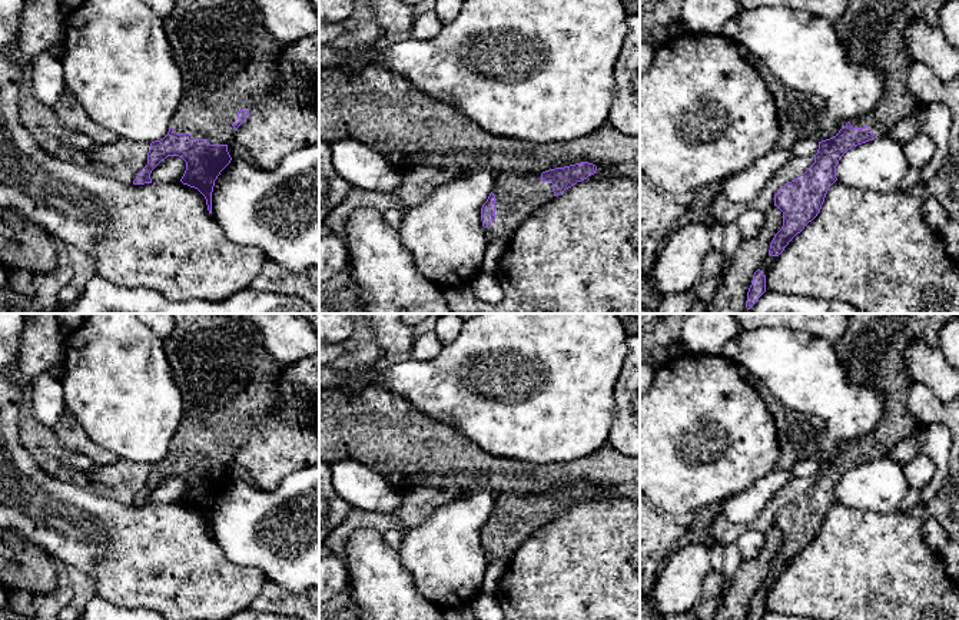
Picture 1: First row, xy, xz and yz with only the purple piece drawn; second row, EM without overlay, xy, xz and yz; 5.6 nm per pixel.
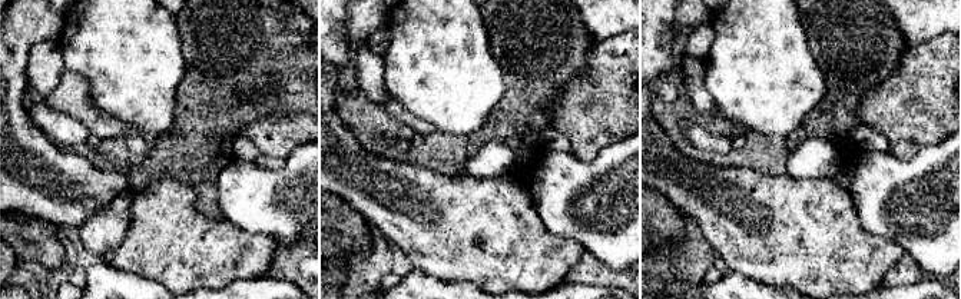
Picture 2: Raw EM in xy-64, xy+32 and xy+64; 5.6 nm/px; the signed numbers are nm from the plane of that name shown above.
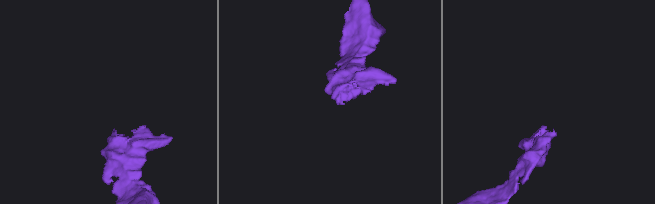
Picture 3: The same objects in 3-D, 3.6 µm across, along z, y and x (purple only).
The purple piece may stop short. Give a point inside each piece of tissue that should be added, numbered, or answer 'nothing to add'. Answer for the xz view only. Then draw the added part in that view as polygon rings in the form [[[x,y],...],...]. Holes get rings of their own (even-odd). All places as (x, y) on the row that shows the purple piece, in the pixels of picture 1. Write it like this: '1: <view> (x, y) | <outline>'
1: xz (517, 195) | [[[504,172],[494,178],[495,219],[484,228],[487,242],[512,236],[518,226],[555,195],[551,182],[542,182],[541,173]]]

